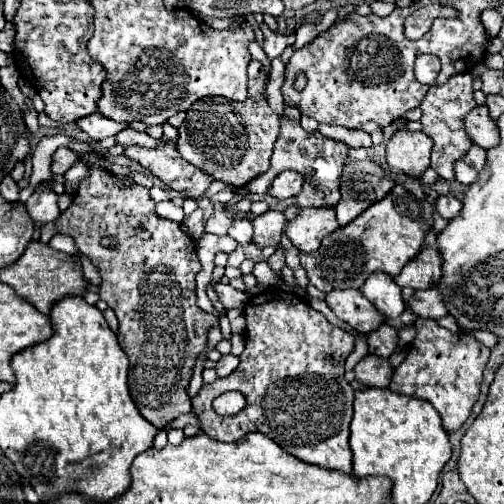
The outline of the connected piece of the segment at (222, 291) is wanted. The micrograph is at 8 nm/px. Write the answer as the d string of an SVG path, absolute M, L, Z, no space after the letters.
M218 282L214 290L216 290L218 300L222 302L222 306L224 306L226 310L230 310L230 308L238 308L238 310L242 310L242 308L246 306L246 302L248 302L246 292L240 292L240 290L232 288L230 284L222 284L222 282Z

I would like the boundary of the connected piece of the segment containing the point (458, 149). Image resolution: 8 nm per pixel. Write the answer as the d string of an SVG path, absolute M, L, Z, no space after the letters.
M468 72L464 74L456 74L452 76L446 84L442 86L430 86L426 98L422 100L420 108L422 108L422 132L428 134L434 140L434 148L432 148L432 162L430 166L438 172L440 178L444 180L454 180L454 164L456 160L460 160L462 156L466 156L466 152L472 148L472 140L468 138L466 130L464 130L464 118L470 110L474 110L478 104L474 100L474 88L472 88L472 76Z

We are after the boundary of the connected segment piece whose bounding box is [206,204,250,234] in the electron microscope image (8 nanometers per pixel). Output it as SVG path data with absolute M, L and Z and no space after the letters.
M216 204L212 216L206 220L206 232L214 232L214 234L226 234L230 224L238 218L250 218L250 212L230 212L228 206L224 204Z

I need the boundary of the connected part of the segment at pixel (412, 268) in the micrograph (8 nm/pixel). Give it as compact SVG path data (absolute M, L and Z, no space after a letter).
M434 230L428 232L426 242L422 246L422 252L406 264L406 268L400 272L400 276L394 278L394 282L400 288L412 288L412 290L426 290L434 286L442 278L442 254L436 246L436 234Z

